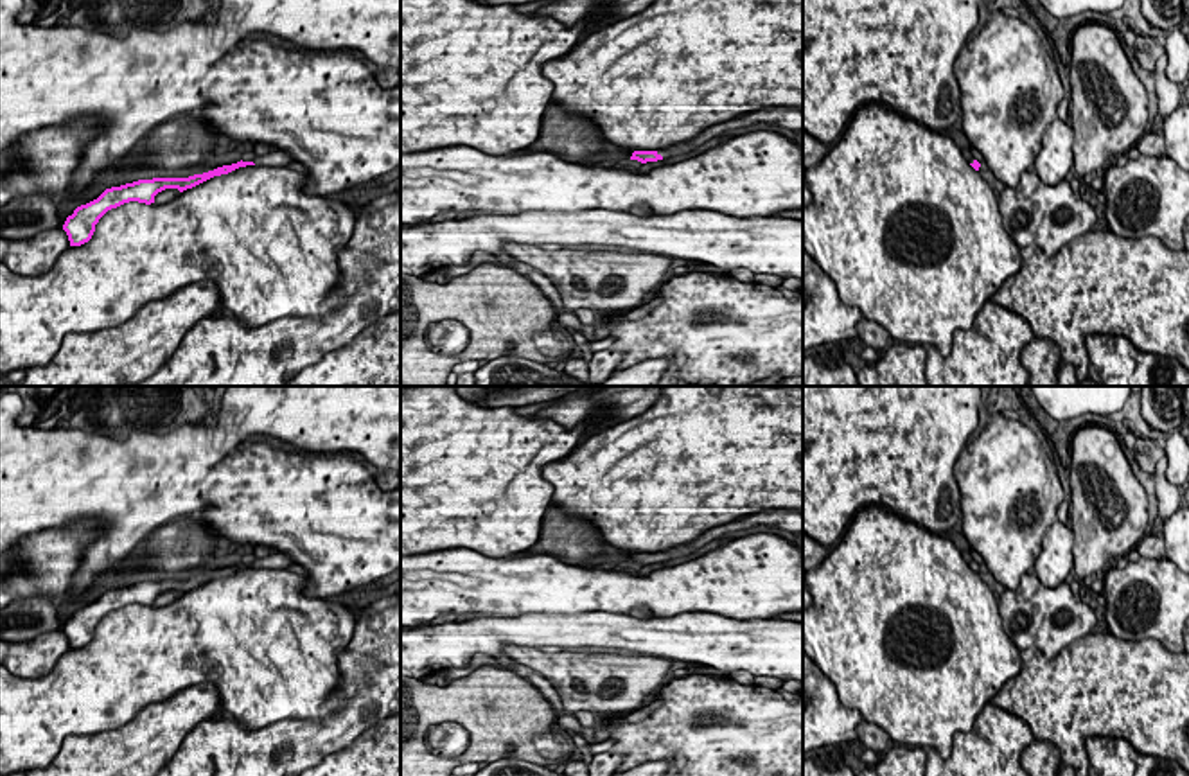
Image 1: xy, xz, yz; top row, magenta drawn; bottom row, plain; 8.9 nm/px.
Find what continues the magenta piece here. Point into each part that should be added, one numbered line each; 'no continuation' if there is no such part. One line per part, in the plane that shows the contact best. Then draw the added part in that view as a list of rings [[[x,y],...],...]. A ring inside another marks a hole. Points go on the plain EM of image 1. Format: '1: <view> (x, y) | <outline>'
1: xz (778, 518) | [[[783,508],[762,510],[749,517],[727,523],[724,526],[711,528],[709,532],[702,534],[693,544],[686,544],[686,546],[679,546],[679,548],[657,553],[657,557],[661,557],[663,560],[686,557],[700,550],[708,542],[720,539],[722,535],[729,532],[749,530],[760,525],[787,530],[787,532],[803,532],[803,514],[788,512]]]

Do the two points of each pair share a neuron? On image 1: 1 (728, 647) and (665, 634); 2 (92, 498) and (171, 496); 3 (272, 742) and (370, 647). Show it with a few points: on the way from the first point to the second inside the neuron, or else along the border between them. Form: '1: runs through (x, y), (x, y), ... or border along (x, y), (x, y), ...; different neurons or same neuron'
1: runs through (712, 640), (681, 638); same neuron
2: runs through (112, 498), (151, 500); same neuron
3: runs through (306, 742), (320, 739), (370, 688), (370, 681); same neuron

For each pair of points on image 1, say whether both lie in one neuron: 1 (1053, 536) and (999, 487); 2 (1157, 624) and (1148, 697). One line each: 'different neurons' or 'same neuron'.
1: different neurons
2: different neurons

